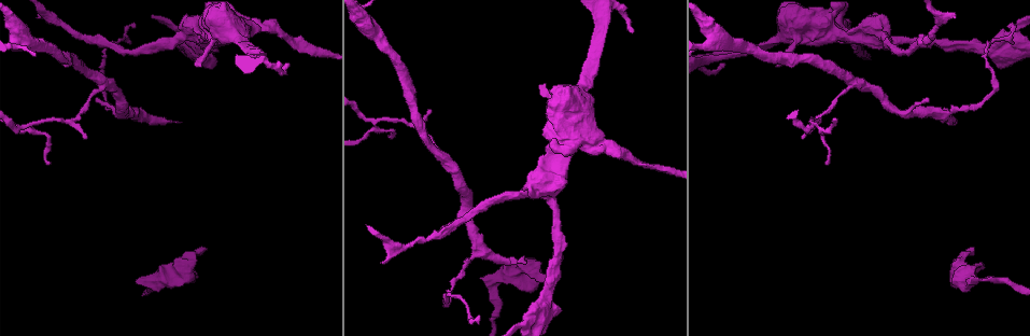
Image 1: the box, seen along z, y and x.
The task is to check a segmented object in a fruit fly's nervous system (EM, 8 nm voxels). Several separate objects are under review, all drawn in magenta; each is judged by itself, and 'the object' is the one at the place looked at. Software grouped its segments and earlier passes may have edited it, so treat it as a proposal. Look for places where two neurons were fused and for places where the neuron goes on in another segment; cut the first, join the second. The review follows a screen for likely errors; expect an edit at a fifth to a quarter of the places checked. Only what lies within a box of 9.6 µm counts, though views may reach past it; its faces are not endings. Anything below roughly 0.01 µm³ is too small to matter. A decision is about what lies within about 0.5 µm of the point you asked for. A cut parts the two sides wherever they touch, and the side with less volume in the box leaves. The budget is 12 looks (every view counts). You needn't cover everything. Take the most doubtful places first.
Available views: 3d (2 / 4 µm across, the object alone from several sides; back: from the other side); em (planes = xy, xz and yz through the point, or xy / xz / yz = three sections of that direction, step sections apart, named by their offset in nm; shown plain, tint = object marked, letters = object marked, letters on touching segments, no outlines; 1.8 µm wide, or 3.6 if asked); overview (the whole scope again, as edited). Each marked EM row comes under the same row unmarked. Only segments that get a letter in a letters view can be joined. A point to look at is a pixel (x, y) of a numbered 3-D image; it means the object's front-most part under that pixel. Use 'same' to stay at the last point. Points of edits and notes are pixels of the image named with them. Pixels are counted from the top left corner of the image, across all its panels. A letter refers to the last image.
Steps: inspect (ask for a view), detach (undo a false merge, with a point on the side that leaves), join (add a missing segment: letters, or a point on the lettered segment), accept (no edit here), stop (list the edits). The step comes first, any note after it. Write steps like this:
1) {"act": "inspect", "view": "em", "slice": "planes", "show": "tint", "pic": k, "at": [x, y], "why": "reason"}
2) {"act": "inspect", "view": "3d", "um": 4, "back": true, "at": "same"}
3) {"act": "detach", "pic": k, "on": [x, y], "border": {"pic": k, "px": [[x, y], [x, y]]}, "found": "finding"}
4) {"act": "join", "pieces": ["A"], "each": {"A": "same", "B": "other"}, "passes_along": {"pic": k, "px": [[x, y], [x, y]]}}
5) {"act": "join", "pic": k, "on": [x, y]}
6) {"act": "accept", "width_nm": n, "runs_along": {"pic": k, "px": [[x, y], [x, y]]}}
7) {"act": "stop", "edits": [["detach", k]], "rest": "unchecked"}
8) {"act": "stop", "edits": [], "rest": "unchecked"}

{"act": "inspect", "view": "em", "slice": "planes", "show": "letters", "pic": 1, "at": [525, 263], "why": "an open end"}

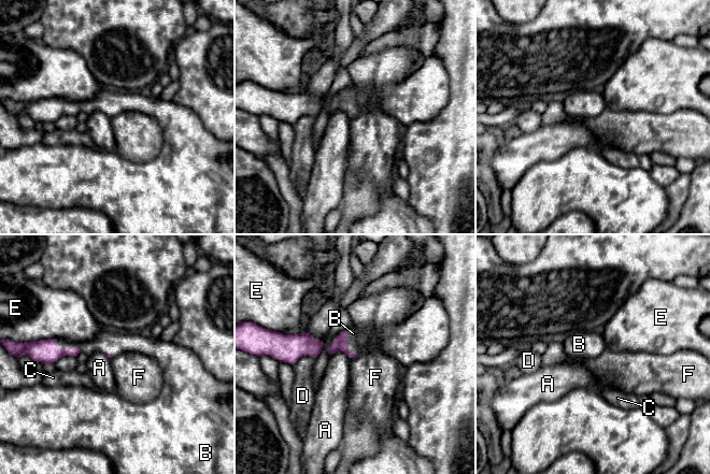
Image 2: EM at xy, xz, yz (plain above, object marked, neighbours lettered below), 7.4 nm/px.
{"act": "join", "pieces": ["B"], "longest_contact_nm": ["B", 240], "each": {"A": "other", "B": "same", "C": "other", "D": "other", "E": "other", "F": "other"}, "found": "it goes on there"}

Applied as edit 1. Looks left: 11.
{"act": "inspect", "view": "em", "slice": "planes", "show": "letters", "pic": 1, "at": [200, 250], "why": "branch stops here"}

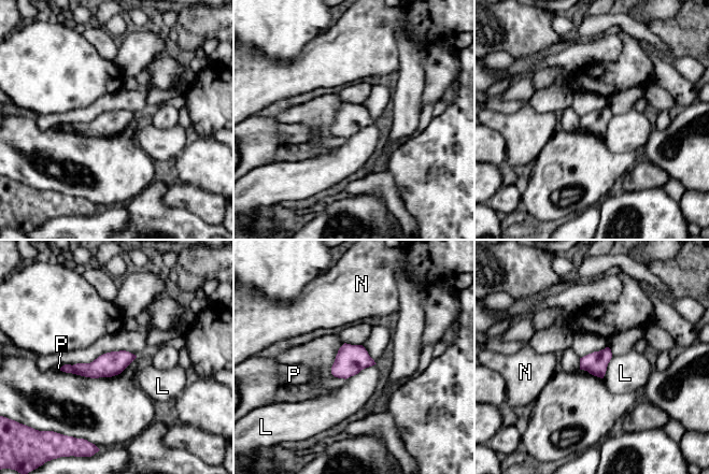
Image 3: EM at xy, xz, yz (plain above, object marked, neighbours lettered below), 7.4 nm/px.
{"act": "accept", "each": {"L": "other", "N": "other", "P": "other"}, "runs_along": {"pic": 3, "px": [[131, 357], [97, 369], [65, 369]]}, "found": "no lettered segment goes on from it"}

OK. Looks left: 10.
{"act": "inspect", "view": "em", "slice": "planes", "show": "tint", "pic": 1, "at": [149, 279], "why": "narrows sharply"}

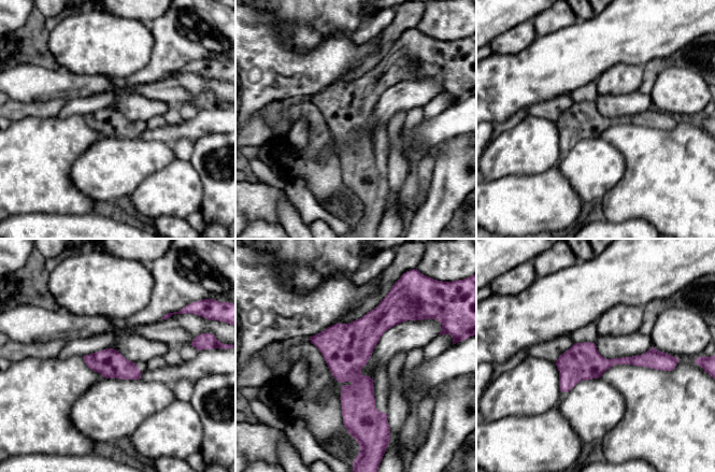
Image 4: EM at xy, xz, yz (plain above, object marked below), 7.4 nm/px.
{"act": "inspect", "view": "em", "slice": "planes", "show": "letters", "at": "same", "why": "see the neighbours"}

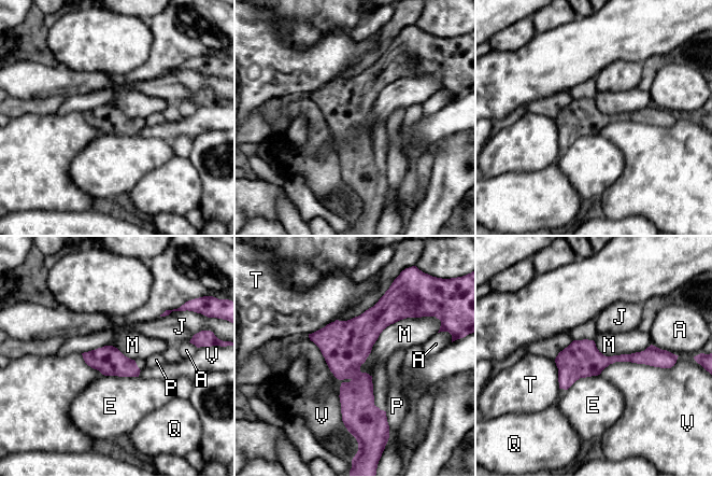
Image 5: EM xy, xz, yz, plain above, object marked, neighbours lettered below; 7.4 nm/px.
{"act": "accept", "width_nm": 220, "each": {"A": "other", "E": "other", "J": "other", "M": "other", "P": "other", "Q": "other", "T": "other", "V": "other"}, "border": {"pic": 5, "px": [[418, 317], [390, 323], [359, 370]]}, "found": "all the same neuron"}

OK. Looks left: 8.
{"act": "inspect", "view": "em", "um": 3.6, "slice": "planes", "show": "tint", "pic": 1, "at": [23, 40], "why": "looks like a crossing"}

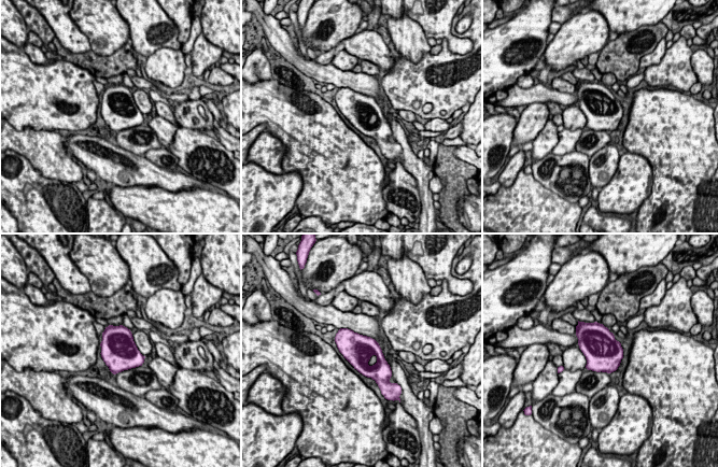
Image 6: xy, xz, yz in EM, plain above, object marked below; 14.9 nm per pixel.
{"act": "inspect", "view": "em", "um": 3.6, "slice": "planes", "show": "letters", "at": "same", "why": "what lies round it"}

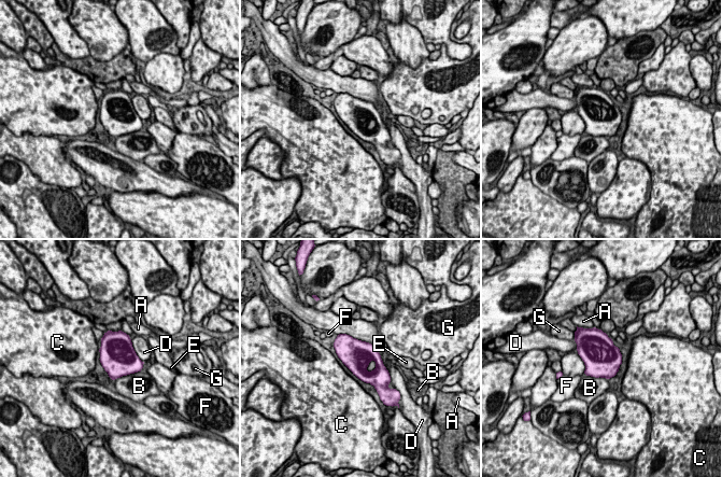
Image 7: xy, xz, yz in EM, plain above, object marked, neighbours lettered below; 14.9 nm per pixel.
{"act": "accept", "width_nm": 500, "each": {"A": "other", "B": "other", "C": "other", "D": "other", "E": "other", "F": "other", "G": "other"}, "border": {"pic": 7, "px": [[140, 370], [123, 375], [113, 380]]}, "found": "continuous, no second neuron"}

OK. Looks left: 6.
{"act": "inspect", "view": "3d", "um": 4, "pic": 1, "at": [477, 316], "why": "free end"}

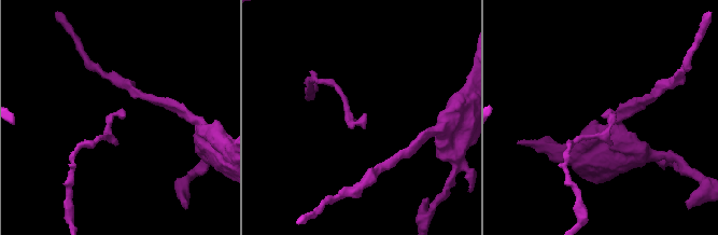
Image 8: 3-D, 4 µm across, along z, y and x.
{"act": "inspect", "view": "em", "slice": "xy", "step": 8, "show": "letters", "pic": 8, "at": [124, 116], "why": "need the tissue"}

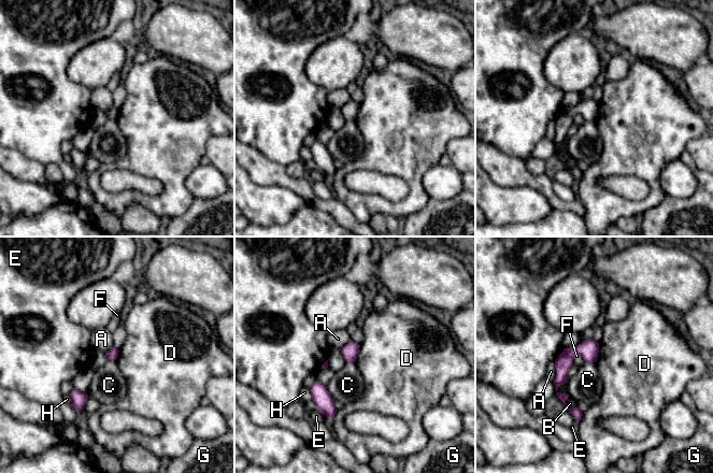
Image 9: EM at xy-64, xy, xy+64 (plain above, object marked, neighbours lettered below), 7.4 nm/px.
{"act": "inspect", "view": "em", "slice": "planes", "show": "letters", "at": "same"}

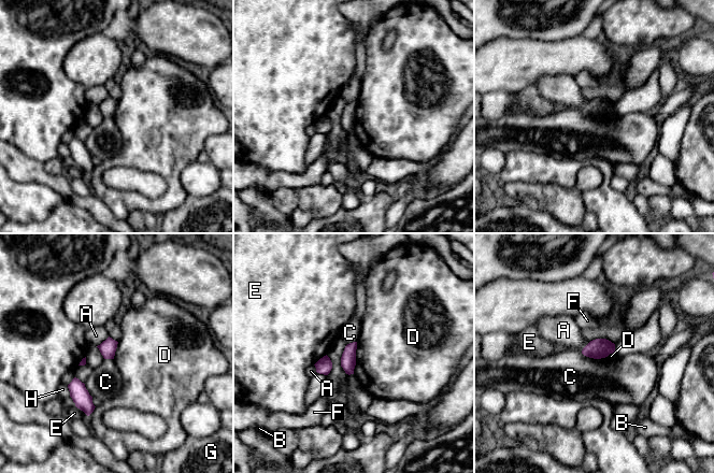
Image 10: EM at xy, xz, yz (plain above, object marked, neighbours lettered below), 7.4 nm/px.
{"act": "accept", "width_nm": 110, "each": {"A": "other", "B": "other", "C": "other", "D": "other", "E": "other", "F": "other", "G": "other", "H": "other"}, "border": {"pic": 10, "px": [[357, 342], [356, 364], [353, 373]]}, "found": "no lettered segment goes on from it"}

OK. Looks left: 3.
{"act": "stop", "edits": [["join", 2]], "rest": "unchecked"}

